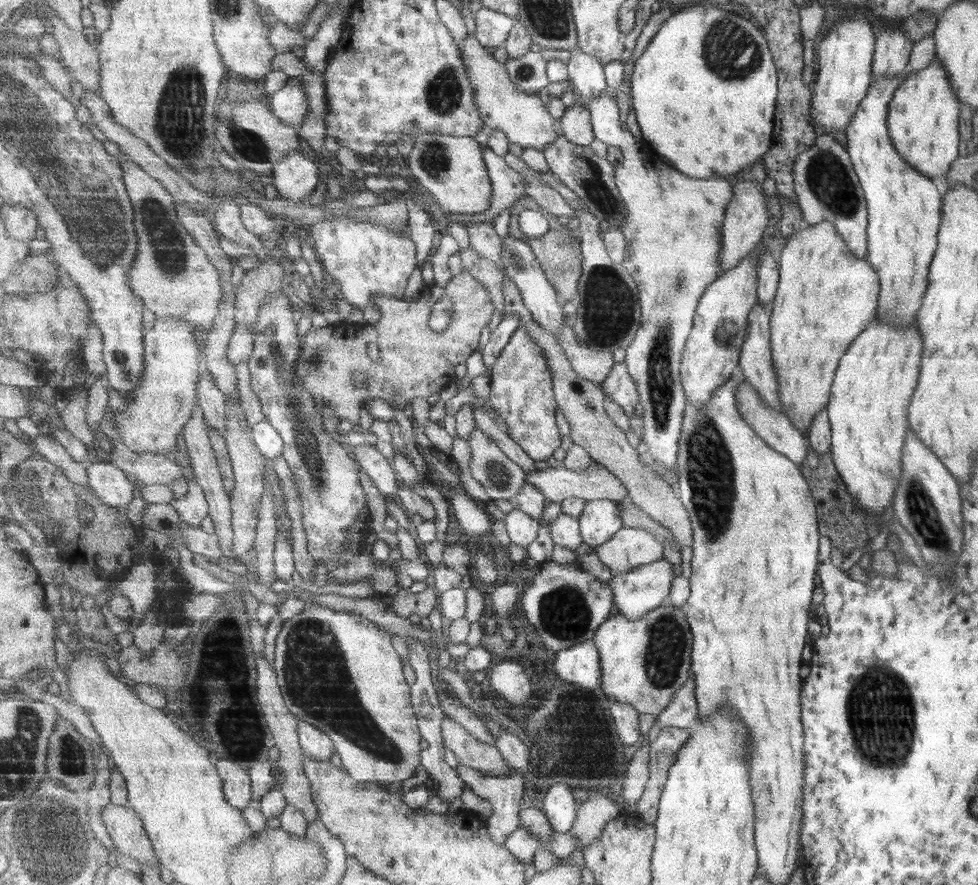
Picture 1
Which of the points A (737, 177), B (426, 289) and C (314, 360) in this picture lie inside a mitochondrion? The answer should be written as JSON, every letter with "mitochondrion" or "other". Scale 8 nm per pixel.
{"A":"other","B":"other","C":"mitochondrion"}

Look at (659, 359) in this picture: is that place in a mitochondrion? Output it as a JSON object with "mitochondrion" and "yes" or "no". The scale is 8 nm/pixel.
{"mitochondrion":"yes"}

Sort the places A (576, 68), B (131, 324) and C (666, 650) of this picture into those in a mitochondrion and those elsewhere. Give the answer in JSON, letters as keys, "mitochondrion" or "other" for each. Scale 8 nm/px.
{"A":"other","B":"other","C":"mitochondrion"}

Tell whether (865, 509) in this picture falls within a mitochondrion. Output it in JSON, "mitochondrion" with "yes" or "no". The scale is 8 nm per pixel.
{"mitochondrion":"no"}

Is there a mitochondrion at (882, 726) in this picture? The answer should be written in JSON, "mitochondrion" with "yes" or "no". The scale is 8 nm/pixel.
{"mitochondrion":"yes"}

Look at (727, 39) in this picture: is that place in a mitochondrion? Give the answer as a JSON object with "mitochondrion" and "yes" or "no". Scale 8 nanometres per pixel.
{"mitochondrion":"yes"}

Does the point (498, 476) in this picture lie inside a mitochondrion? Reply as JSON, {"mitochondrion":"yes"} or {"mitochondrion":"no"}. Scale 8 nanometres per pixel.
{"mitochondrion":"yes"}

